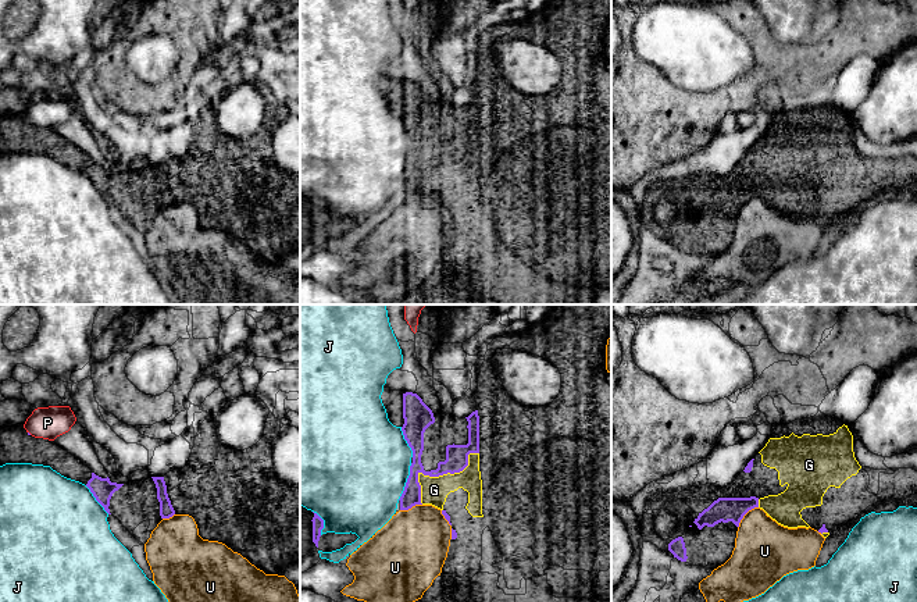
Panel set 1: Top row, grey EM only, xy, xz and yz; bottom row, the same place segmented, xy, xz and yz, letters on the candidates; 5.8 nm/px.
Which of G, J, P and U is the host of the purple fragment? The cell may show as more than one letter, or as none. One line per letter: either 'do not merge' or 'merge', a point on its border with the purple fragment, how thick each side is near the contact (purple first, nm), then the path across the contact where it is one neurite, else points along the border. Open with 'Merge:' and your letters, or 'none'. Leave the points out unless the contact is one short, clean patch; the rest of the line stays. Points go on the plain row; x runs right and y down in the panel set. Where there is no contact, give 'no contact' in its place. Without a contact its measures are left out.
Merge: G
G: merge; meets purple in xz at (438, 164); 130 nm thick on the purple side, 160 nm on the other
J: do not merge; meets purple in xz at (407, 170); 110 nm thick on the purple side, 480 nm on the other
P: do not merge; no contact
U: do not merge; meets purple in yz at (745, 202); 140 nm thick on the purple side, 360 nm on the other

